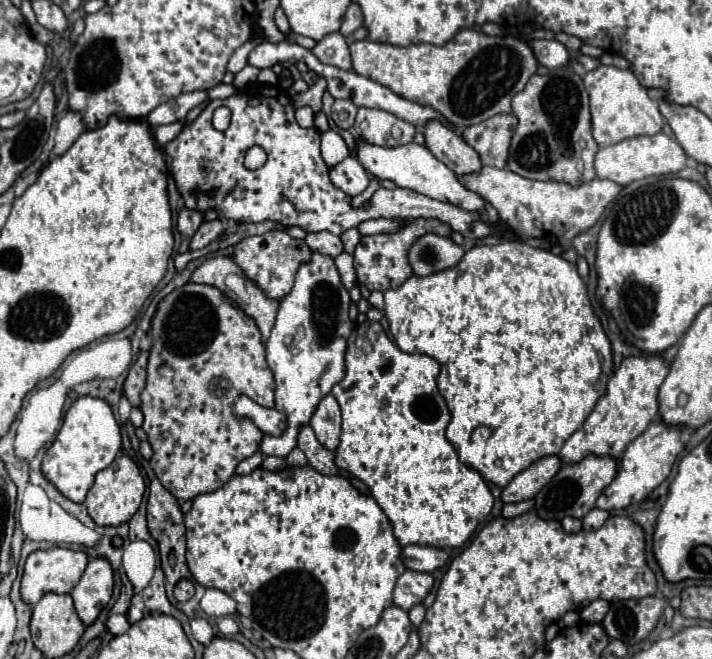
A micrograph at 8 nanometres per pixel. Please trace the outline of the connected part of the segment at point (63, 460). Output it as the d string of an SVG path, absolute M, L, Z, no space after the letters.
M81 396L67 410L61 430L43 456L43 474L63 496L73 502L83 502L89 488L93 486L95 474L107 468L119 452L121 430L109 402L103 398Z

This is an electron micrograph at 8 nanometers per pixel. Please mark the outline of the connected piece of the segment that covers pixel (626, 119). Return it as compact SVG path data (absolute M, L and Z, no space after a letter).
M599 66L585 74L585 88L591 100L591 122L593 138L599 146L609 146L625 138L659 134L663 128L663 116L659 106L649 98L647 90L637 82L631 70L621 70L615 66Z

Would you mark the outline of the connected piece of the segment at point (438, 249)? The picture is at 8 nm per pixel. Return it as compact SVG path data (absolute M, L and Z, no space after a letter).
M433 232L419 236L409 248L409 266L415 276L429 276L433 272L455 266L463 256L463 248L451 238Z

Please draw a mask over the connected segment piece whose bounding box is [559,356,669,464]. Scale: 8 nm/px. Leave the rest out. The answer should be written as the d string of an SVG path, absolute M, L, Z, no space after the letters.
M629 356L615 370L613 378L607 382L607 392L597 400L593 412L587 416L585 424L563 444L559 458L573 464L585 458L587 454L599 456L619 456L631 440L641 436L651 420L657 418L657 388L665 380L669 364L663 356Z

